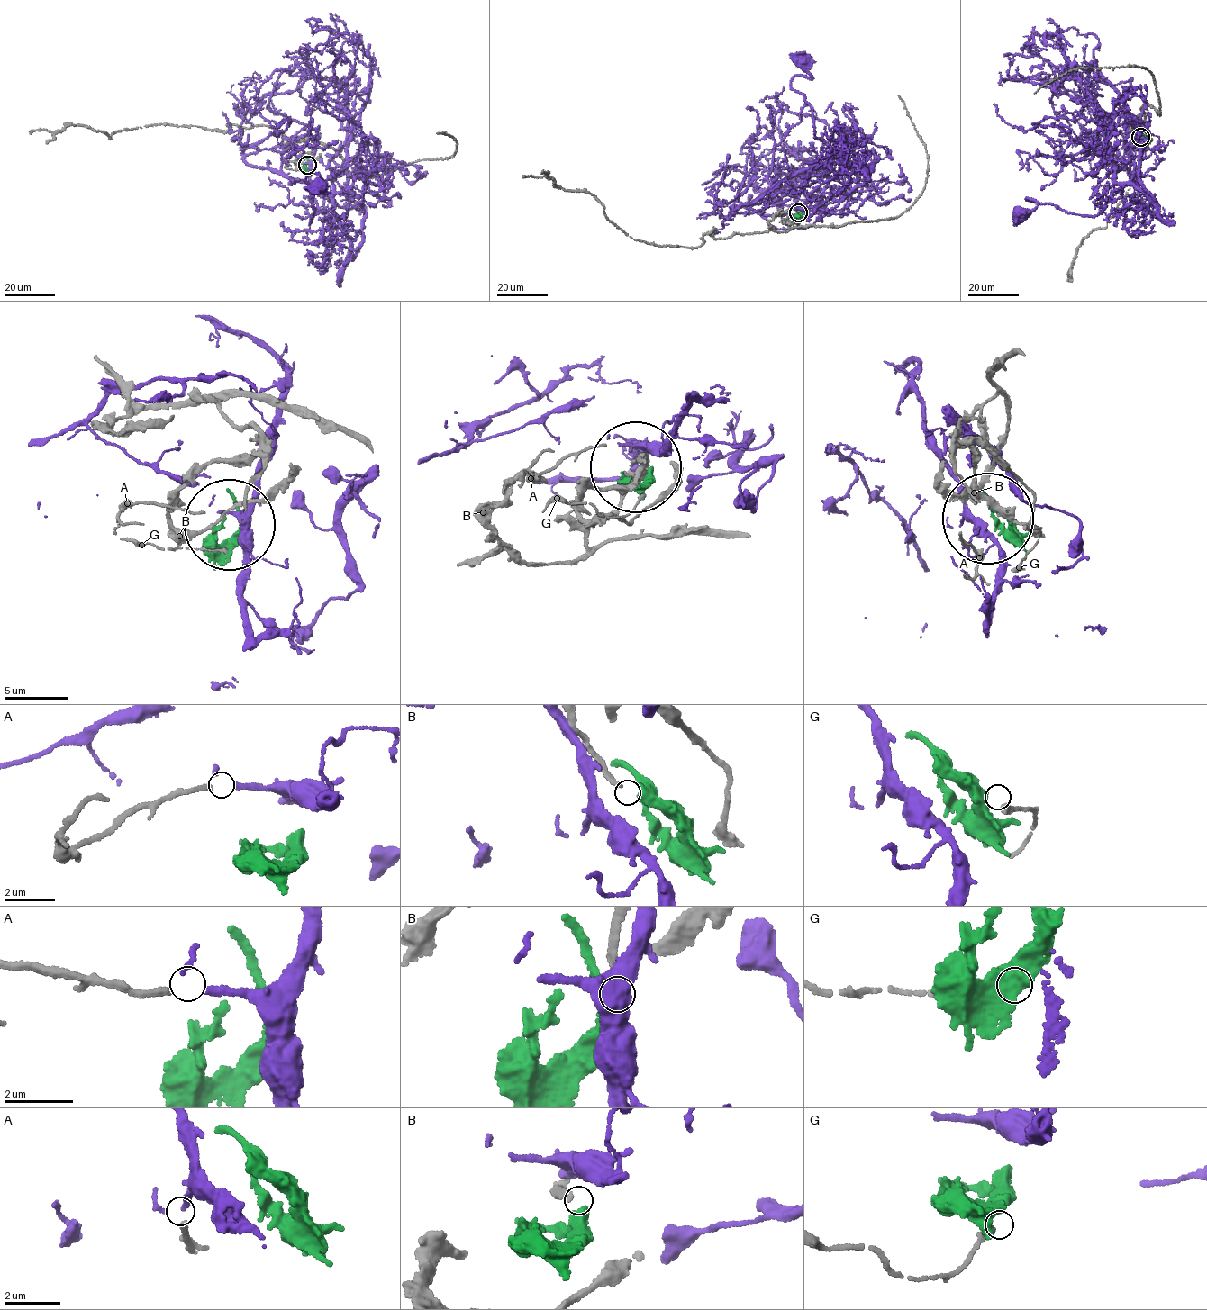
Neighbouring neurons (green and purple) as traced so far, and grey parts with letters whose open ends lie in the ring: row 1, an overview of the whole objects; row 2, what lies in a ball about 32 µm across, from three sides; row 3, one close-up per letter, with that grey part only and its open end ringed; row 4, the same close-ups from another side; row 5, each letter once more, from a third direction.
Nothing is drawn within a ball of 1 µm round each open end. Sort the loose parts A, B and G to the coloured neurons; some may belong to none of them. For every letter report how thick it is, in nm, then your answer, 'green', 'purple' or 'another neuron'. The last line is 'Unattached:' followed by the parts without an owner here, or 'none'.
A: calibre 170 nm; purple
B: calibre 180 nm; green
G: calibre 260 nm; another neuron
Unattached: G

